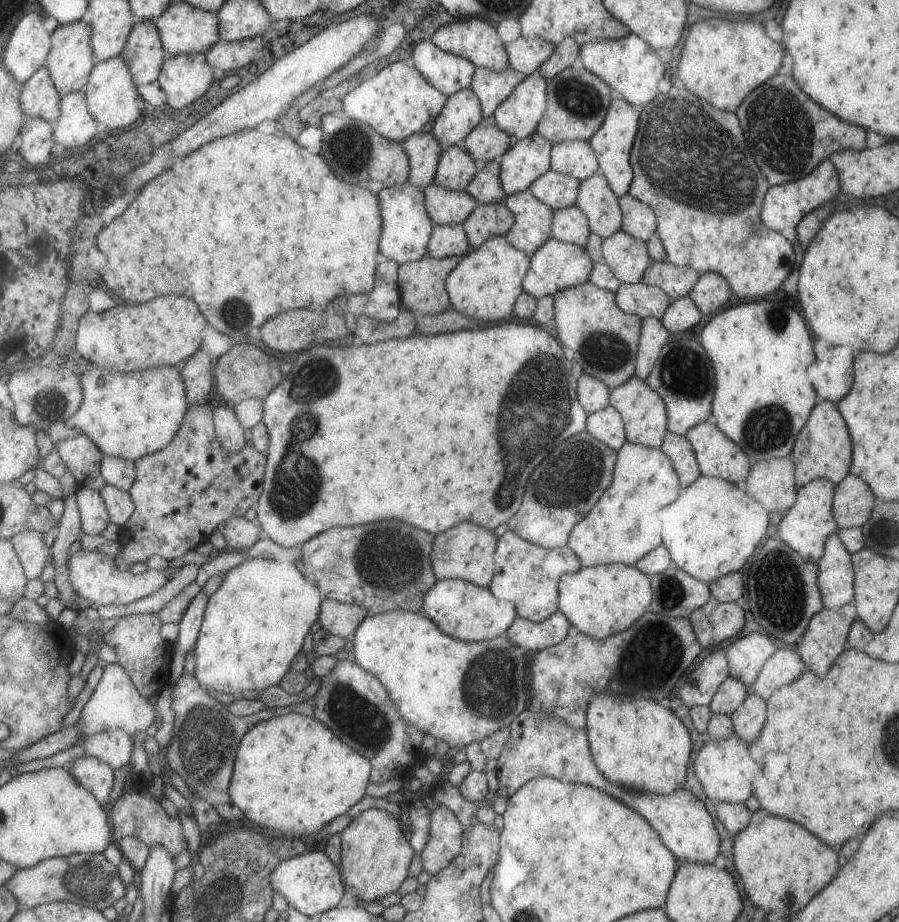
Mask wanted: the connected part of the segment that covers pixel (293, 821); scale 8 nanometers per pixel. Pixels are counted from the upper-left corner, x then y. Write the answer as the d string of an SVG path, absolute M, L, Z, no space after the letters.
M289 713L259 721L237 744L232 775L228 784L230 804L241 810L243 816L269 830L300 838L319 833L322 828L343 814L365 795L371 764L359 752L345 746L324 724L314 716Z

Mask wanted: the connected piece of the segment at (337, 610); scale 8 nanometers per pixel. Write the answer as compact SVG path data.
M322 599L317 625L329 634L346 638L353 634L365 613L366 610L357 605Z

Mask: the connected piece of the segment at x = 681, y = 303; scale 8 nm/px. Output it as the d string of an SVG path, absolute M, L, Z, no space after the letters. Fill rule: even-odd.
M687 296L670 301L660 321L668 333L675 334L683 330L691 329L699 320L702 312Z

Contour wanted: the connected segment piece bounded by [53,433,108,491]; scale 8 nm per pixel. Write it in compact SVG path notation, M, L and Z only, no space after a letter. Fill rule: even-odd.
M85 433L76 439L67 439L64 442L60 442L54 446L53 450L59 451L59 454L66 460L68 467L76 476L80 486L102 491L108 485L102 473L101 461L104 459L103 451Z

